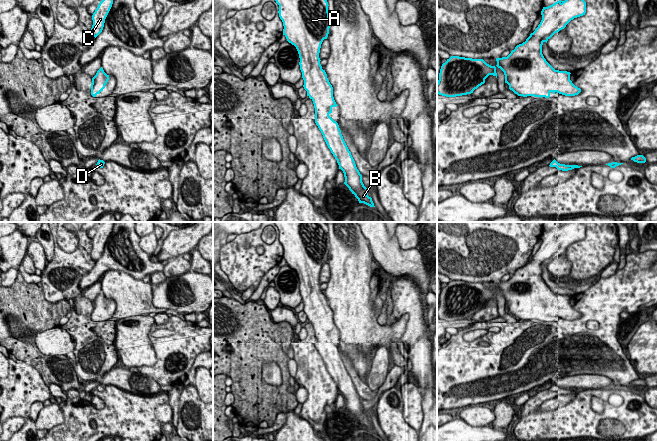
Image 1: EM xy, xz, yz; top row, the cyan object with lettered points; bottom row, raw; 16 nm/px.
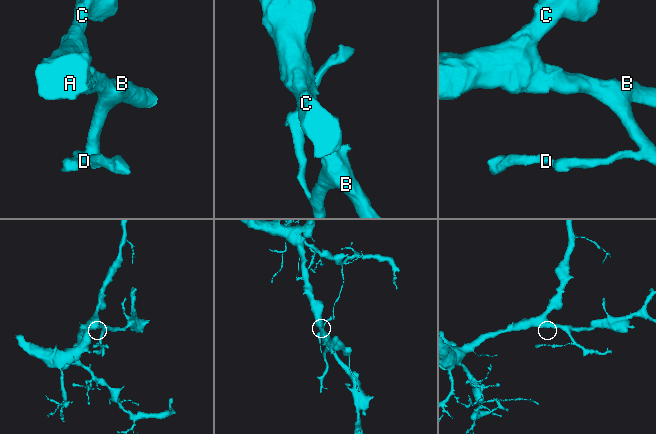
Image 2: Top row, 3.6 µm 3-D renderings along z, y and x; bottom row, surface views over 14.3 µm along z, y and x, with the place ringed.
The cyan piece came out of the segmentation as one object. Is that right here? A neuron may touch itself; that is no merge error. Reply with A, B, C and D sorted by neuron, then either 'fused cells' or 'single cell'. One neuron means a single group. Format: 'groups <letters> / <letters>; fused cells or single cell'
groups A B C D; single cell

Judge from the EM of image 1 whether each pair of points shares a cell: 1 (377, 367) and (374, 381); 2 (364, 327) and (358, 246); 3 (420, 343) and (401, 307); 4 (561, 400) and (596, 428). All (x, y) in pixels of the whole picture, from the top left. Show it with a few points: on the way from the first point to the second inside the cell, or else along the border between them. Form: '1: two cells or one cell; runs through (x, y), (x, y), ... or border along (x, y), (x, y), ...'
1: one cell; runs through (377, 370), (375, 378)
2: one cell; runs through (357, 307), (357, 266)
3: one cell; runs through (417, 333), (416, 318), (411, 313)
4: two cells; border along (578, 392), (566, 404), (553, 409), (543, 410)

